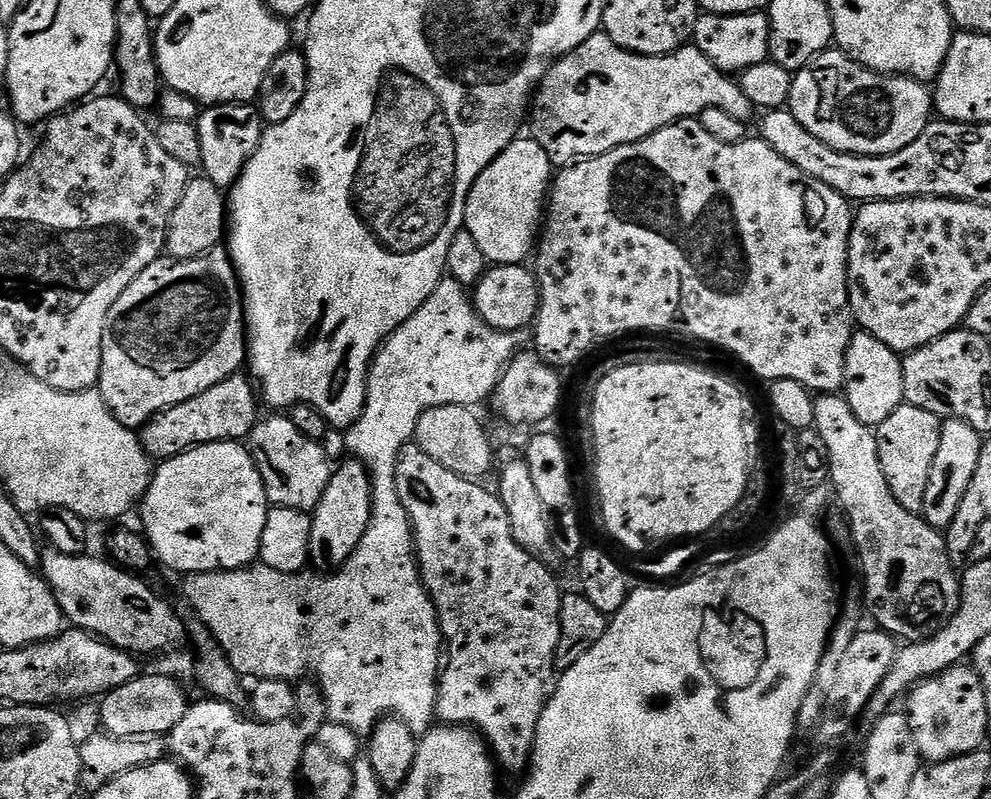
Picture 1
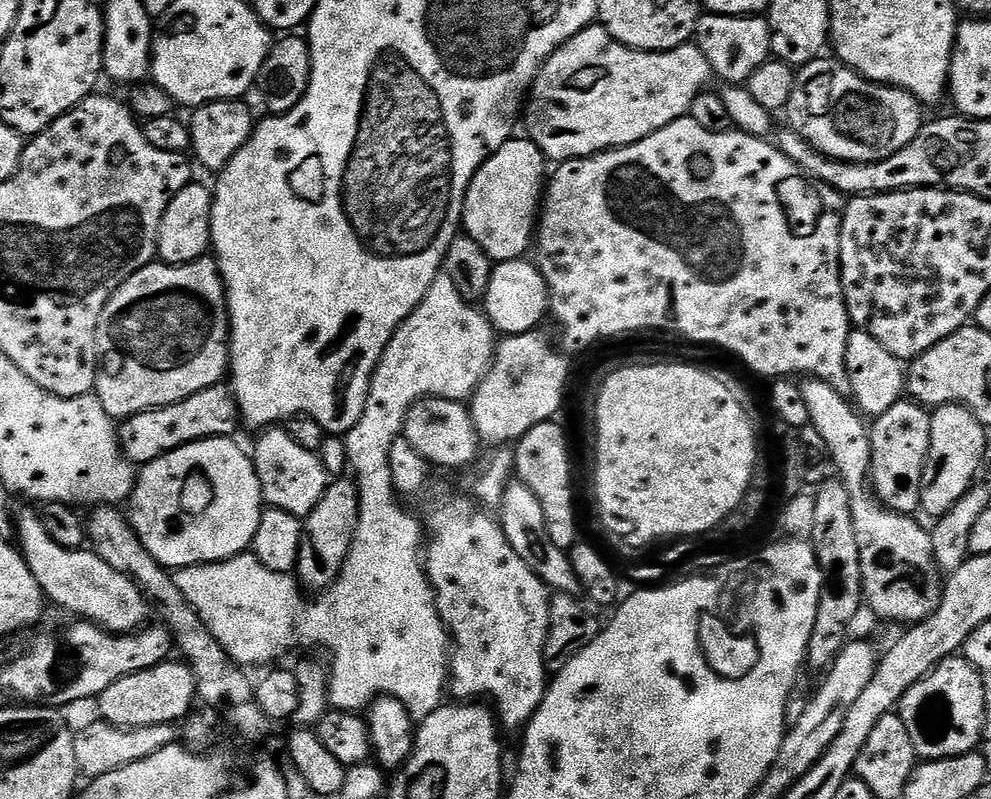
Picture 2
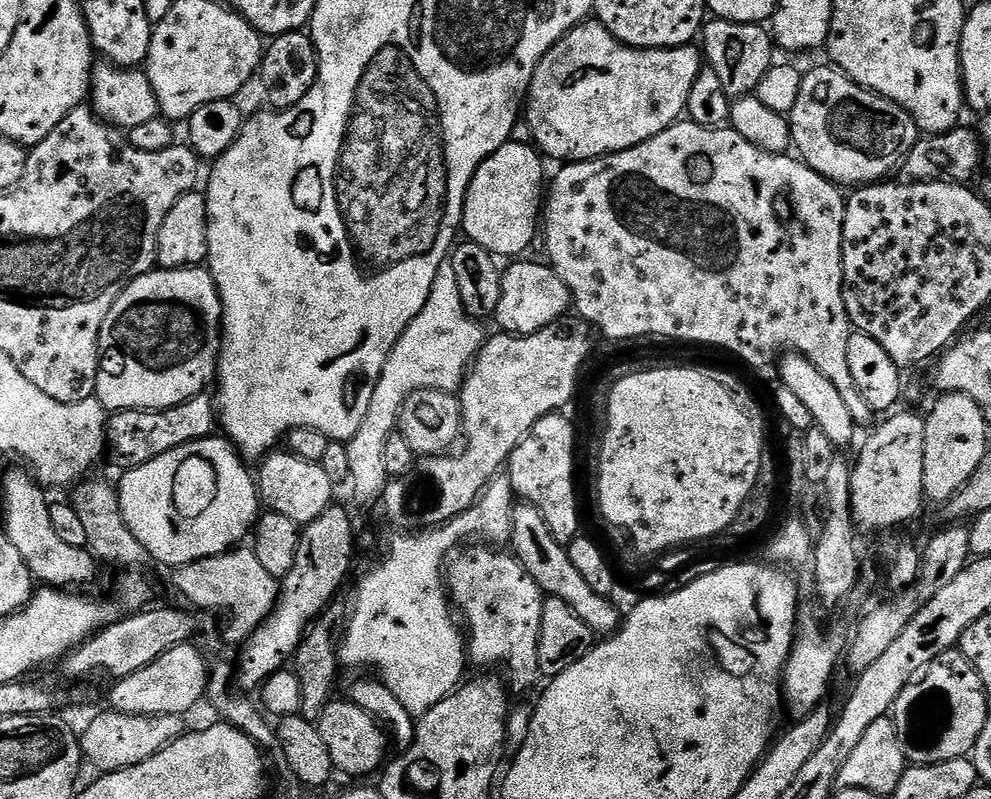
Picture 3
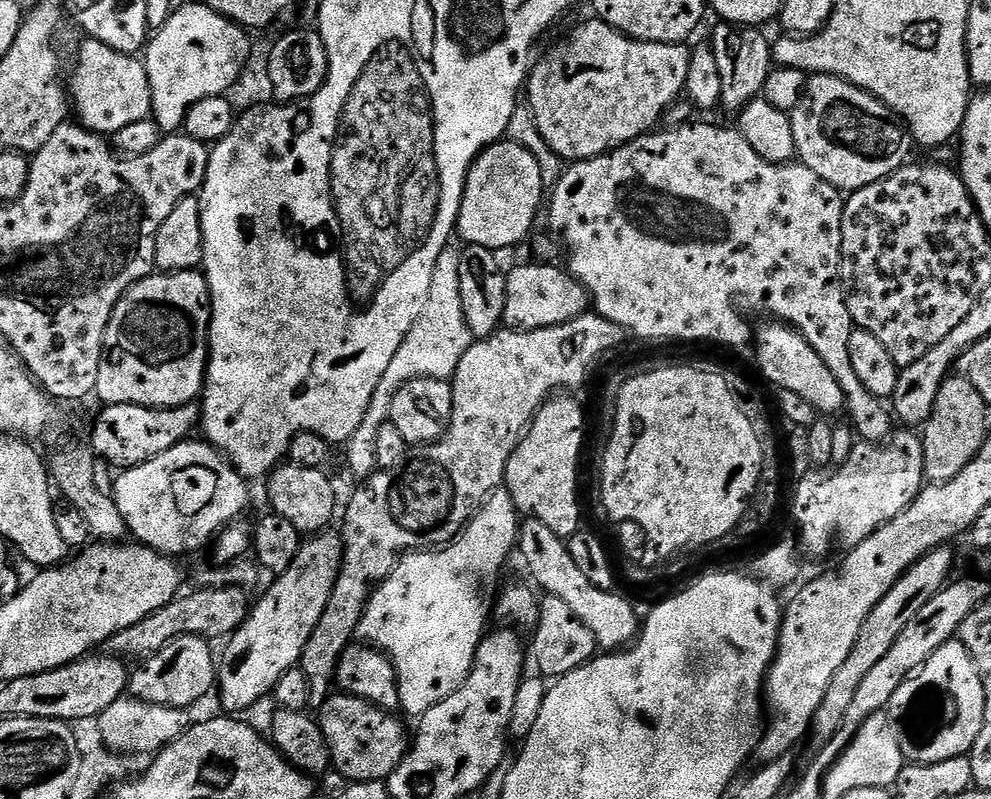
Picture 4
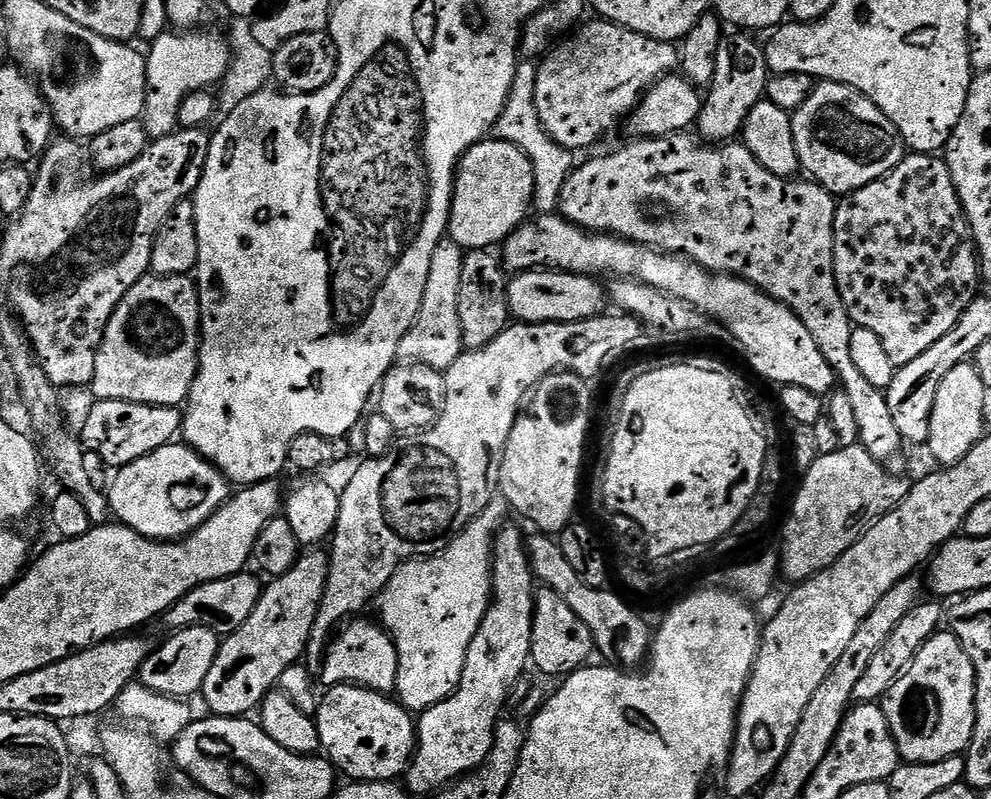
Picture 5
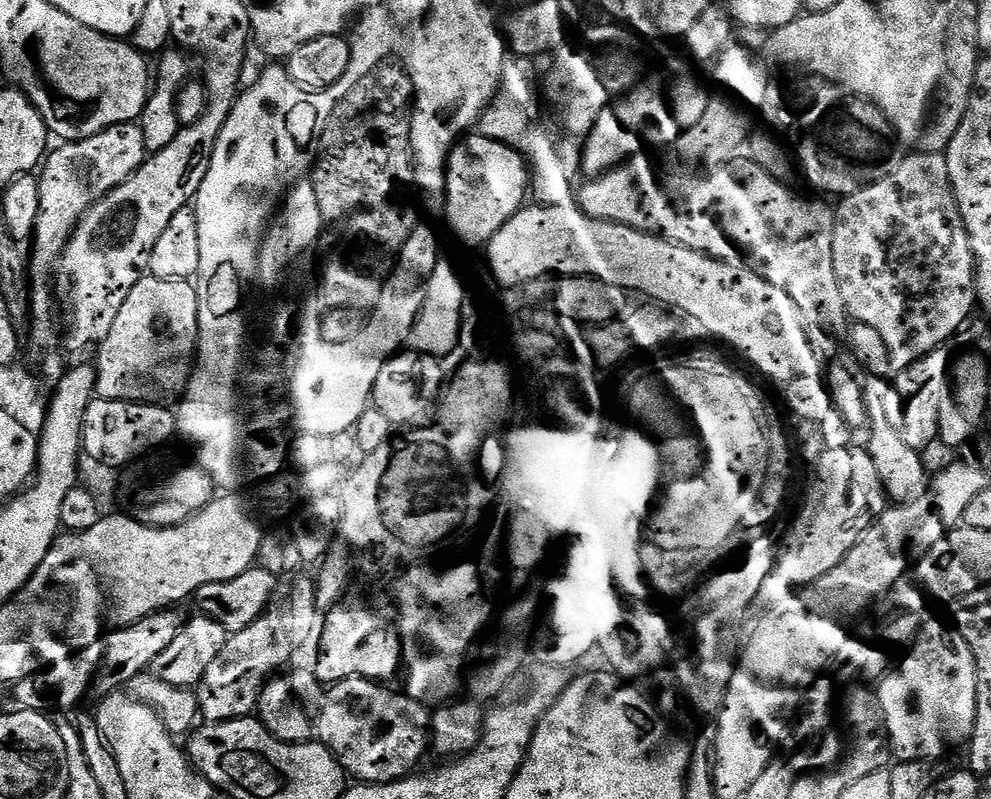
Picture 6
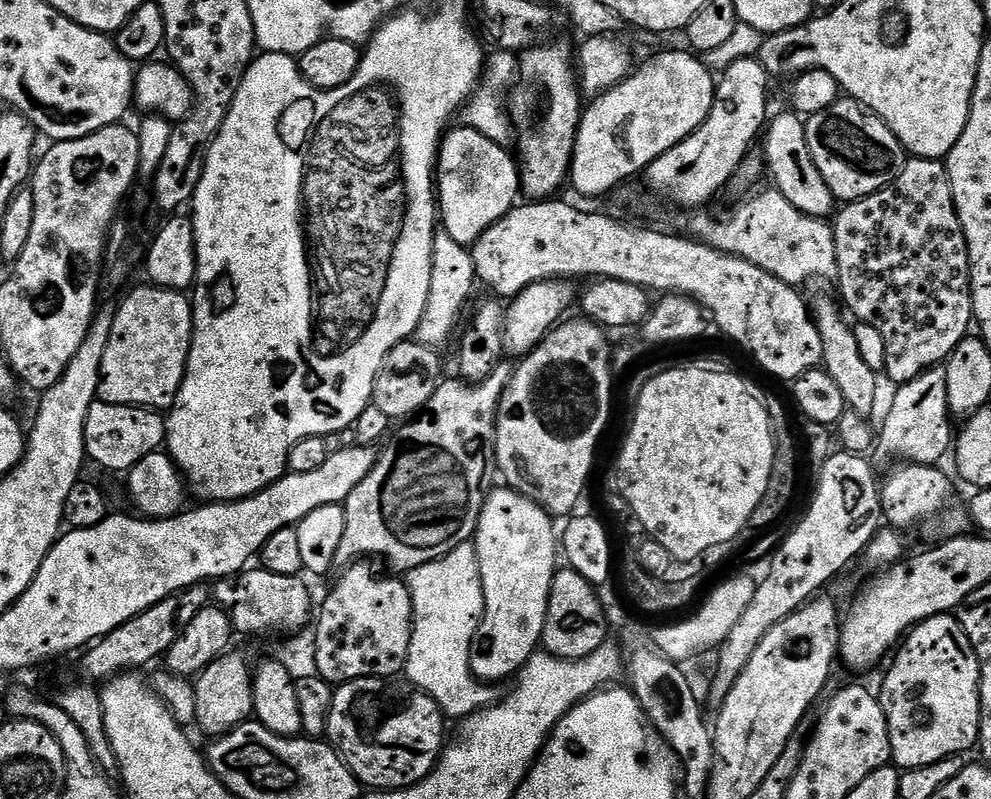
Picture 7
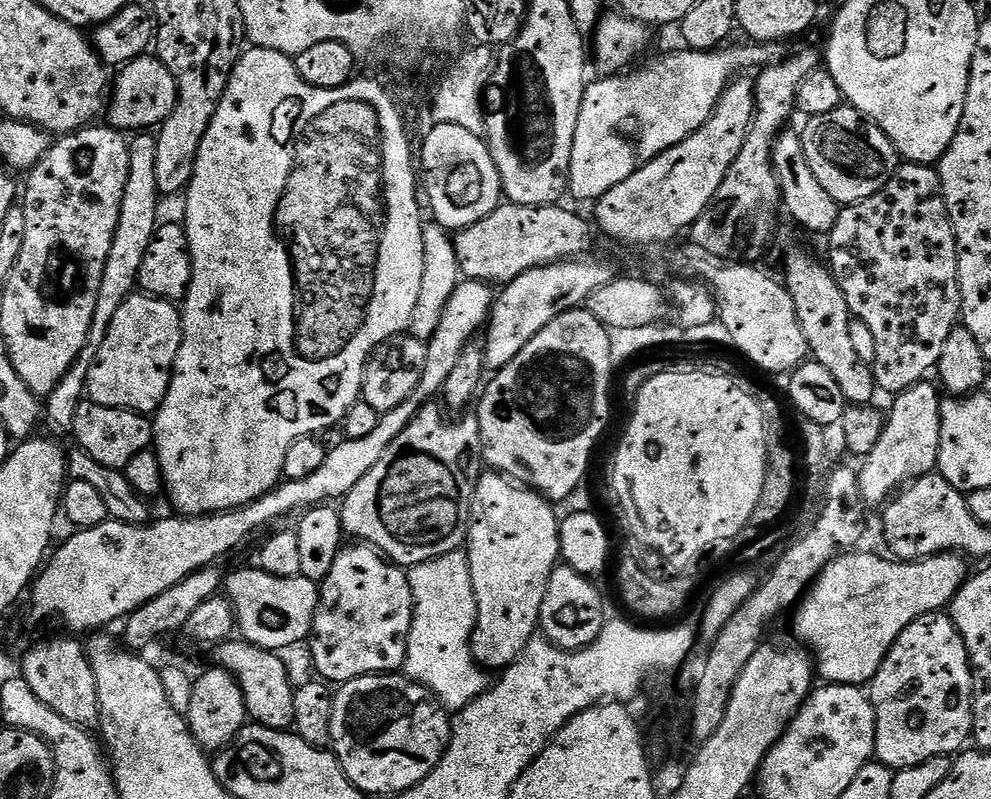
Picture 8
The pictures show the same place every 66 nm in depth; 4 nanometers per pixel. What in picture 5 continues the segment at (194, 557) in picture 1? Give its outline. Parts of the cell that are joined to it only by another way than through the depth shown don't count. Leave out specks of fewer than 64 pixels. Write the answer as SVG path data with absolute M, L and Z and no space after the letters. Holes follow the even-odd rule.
M183 442L162 446L113 476L112 485L106 488L111 515L151 540L184 539L205 524L230 495L228 477Z

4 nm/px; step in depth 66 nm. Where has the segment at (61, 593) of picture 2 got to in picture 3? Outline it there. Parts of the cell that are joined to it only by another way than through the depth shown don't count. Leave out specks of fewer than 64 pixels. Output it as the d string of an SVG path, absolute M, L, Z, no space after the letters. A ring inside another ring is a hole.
M20 468L4 476L3 532L8 535L10 542L14 542L18 554L22 554L22 562L26 562L30 574L41 585L65 590L83 589L80 587L90 583L96 576L96 556L88 550L66 546L66 542L62 542L54 526L50 526L50 500L44 497L45 489L31 471Z

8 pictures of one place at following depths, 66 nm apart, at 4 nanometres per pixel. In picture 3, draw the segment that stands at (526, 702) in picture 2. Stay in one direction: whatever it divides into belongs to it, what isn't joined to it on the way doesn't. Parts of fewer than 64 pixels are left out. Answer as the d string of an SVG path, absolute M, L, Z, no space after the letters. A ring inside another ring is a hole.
M492 546L480 547L484 548L457 551L446 568L446 588L451 603L461 617L464 615L468 619L466 656L480 670L492 670L495 664L501 664L512 675L511 691L528 692L536 680L541 679L538 634L542 630L546 597L538 582L528 576L528 571L511 551L497 550Z

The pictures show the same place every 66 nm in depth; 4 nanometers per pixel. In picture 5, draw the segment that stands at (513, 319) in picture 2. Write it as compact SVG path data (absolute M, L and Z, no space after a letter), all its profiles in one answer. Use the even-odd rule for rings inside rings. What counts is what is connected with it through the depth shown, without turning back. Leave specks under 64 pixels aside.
M537 270L517 272L508 282L508 301L513 317L522 324L546 322L578 322L589 320L605 311L606 288L599 279L581 276L578 272Z

